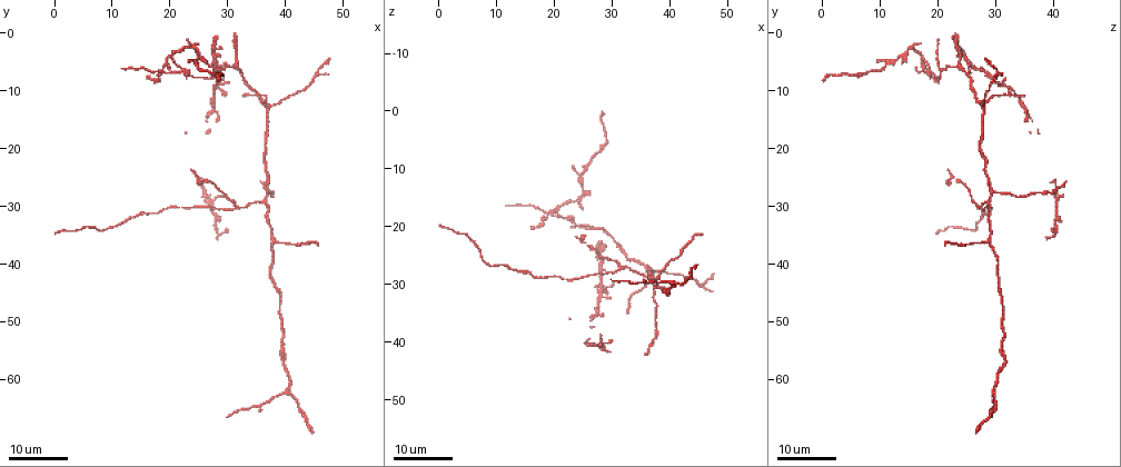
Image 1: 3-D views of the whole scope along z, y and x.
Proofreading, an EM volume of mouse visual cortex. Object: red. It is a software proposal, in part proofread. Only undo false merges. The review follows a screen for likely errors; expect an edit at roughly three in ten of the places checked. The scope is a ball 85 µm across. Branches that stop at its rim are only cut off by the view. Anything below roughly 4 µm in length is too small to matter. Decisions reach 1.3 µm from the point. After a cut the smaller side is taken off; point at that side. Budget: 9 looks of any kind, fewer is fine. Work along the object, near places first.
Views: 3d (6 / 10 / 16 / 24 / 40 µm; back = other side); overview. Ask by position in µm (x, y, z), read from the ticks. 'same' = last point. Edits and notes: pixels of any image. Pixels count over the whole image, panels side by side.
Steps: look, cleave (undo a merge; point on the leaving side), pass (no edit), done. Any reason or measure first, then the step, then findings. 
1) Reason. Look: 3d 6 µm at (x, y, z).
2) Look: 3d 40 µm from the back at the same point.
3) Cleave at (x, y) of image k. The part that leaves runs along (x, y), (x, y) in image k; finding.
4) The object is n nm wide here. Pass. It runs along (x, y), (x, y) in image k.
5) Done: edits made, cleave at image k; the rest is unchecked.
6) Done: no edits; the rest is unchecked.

Three-way junction. Look: 3d 16 µm at (37.0, 12.5, 28.0).

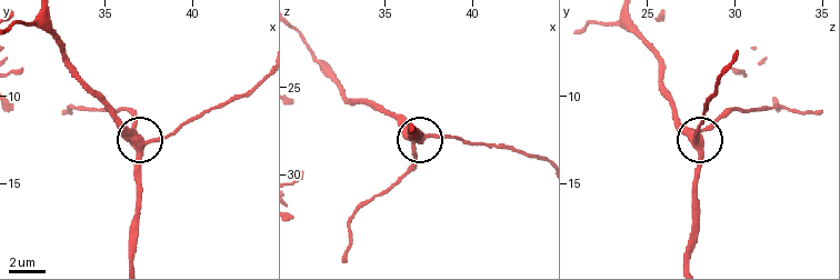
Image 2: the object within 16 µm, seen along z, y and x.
Closer look. Look: 3d 6 µm at (37.4, 12.7, 27.9).

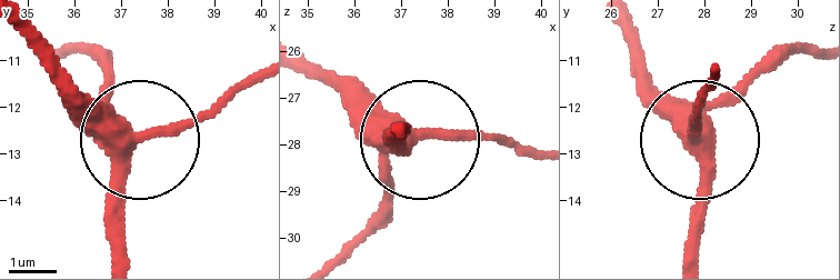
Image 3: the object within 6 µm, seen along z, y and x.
3 arms meet here. Pass. It runs along (109, 251), (132, 156), (236, 89) in image 3; all the same neuron.

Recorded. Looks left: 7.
Branch point. Look: 3d 16 µm at (31.5, 5.0, 23.5).

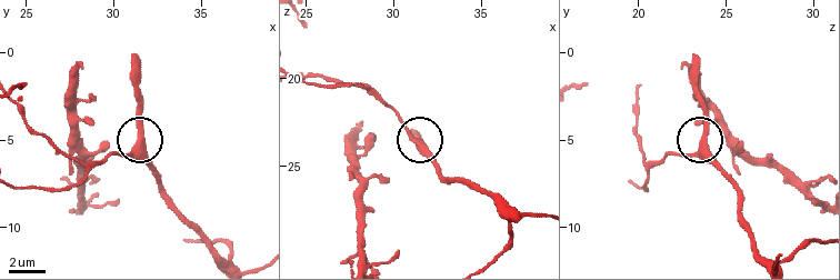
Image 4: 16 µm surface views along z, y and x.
Look: 3d 6 µm at (31.2, 5.5, 23.6).

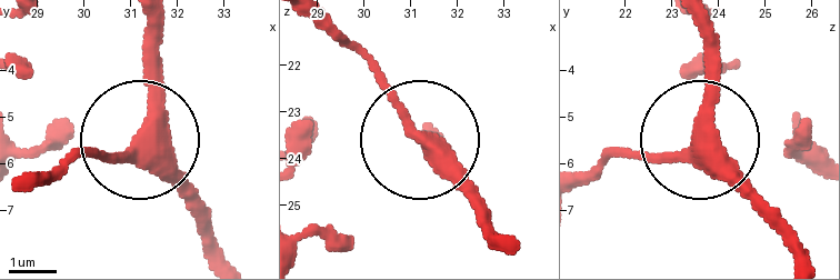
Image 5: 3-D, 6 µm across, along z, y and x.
Pass. It runs along (797, 253), (709, 146), (709, 18) in image 5; continuous, no second neuron.

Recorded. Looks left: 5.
Branch point. Look: 3d 24 µm at (28.5, 7.0, 21.0).

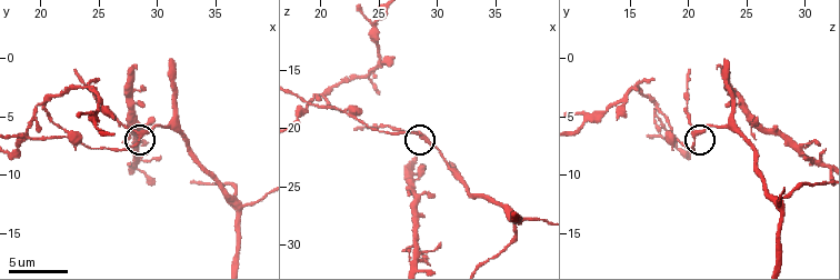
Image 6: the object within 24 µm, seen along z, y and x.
Look: 3d 6 µm at (28.4, 6.4, 20.4).

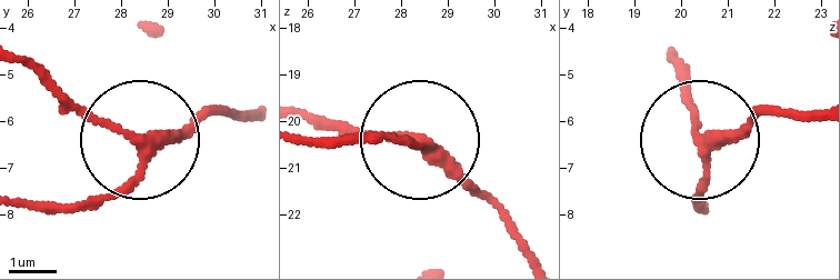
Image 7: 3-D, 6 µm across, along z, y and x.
The object is 220 nm wide here. Pass. It runs along (530, 251), (402, 136), (322, 131) in image 7; all the same neuron.

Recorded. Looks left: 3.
Two arms in line, one across. Look: 3d 16 µm at (22.4, 6.6, 18.4).

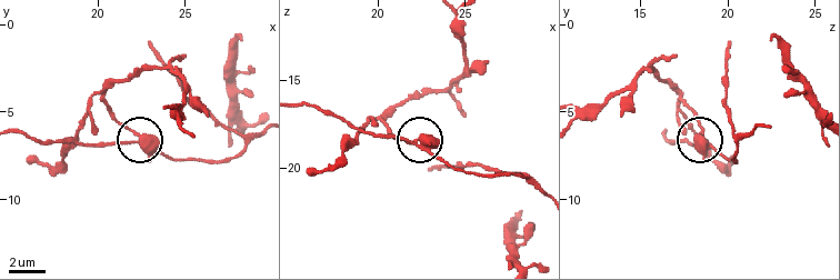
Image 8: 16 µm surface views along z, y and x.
The object is 340 nm wide here. Cleave at (124, 128) of image 8. A second neuron is stuck on.

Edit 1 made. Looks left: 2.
Done: edits made, cleave at image 8; the rest is unchecked.

